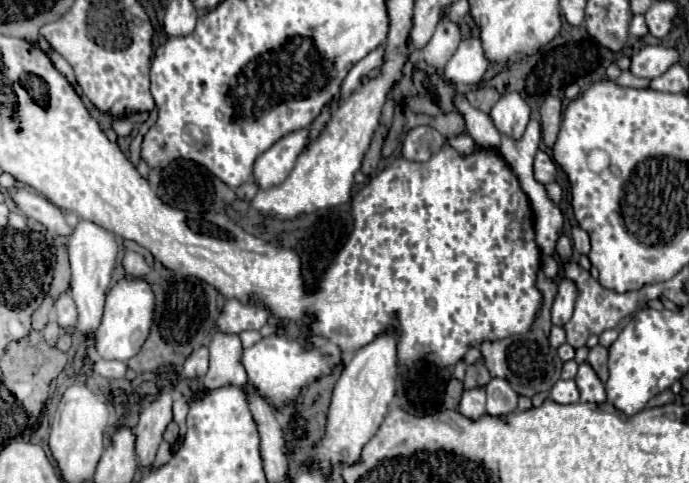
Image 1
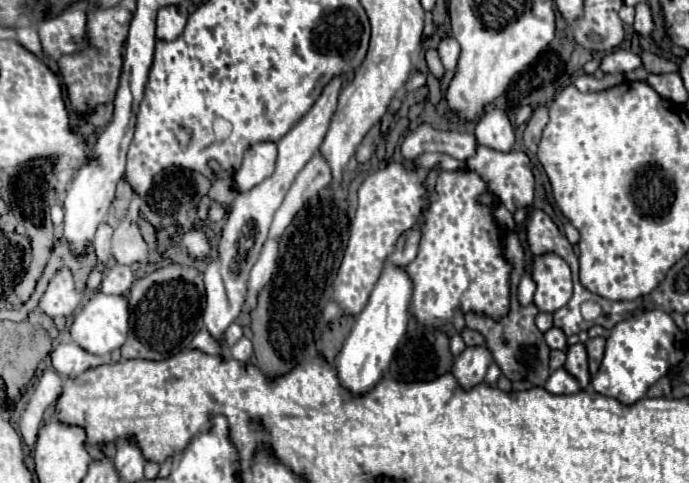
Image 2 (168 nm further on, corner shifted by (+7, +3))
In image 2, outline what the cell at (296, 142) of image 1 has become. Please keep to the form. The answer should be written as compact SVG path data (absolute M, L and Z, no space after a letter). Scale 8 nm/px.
M264 141L264 143L254 143L248 147L244 153L244 161L240 171L234 175L236 185L240 191L248 191L262 183L266 177L274 173L274 163L276 163L276 143L274 141Z

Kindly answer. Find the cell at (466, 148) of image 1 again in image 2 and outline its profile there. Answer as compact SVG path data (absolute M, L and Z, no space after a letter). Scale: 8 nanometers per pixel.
M500 107L484 111L484 115L478 119L478 125L474 127L474 135L480 145L486 145L490 149L510 151L514 145L512 123Z

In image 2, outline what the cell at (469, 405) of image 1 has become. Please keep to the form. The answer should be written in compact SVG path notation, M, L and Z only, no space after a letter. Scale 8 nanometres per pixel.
M466 347L466 351L454 361L452 375L464 391L480 385L484 381L486 369L492 363L490 351L486 347Z

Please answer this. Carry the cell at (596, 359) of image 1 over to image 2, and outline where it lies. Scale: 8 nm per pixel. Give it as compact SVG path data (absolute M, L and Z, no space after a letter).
M596 337L596 339L588 339L586 341L586 351L588 351L588 363L590 363L590 373L596 375L604 357L604 337Z

